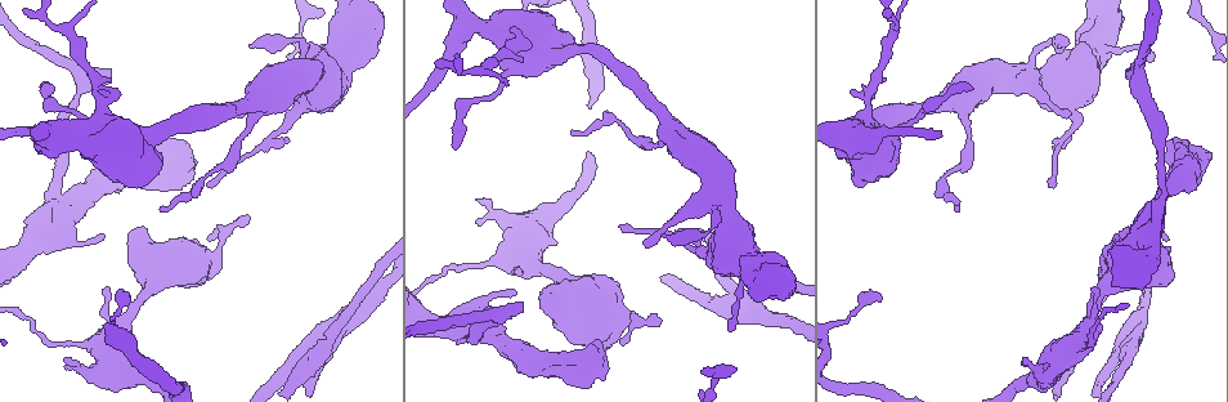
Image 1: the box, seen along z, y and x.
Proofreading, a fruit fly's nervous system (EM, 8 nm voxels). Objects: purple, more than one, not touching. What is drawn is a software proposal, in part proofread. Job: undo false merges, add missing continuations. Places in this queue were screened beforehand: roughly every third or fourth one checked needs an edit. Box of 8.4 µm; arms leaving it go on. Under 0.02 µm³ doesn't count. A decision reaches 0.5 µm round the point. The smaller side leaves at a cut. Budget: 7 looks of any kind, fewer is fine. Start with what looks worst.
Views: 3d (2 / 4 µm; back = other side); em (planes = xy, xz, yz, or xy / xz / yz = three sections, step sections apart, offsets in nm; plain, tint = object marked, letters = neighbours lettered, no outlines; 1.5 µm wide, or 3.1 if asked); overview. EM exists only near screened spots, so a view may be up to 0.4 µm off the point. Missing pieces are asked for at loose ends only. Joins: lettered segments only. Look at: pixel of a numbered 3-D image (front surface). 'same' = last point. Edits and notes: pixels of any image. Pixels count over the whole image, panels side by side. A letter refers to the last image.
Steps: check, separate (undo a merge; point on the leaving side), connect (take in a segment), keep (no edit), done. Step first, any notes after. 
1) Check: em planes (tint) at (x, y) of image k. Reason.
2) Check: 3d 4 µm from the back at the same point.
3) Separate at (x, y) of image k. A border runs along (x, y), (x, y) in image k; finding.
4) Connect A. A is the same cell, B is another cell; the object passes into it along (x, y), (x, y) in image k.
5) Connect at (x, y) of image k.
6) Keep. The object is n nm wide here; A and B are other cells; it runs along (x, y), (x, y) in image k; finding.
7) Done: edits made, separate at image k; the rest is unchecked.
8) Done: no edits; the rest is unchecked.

Check: em yz step 4 (letters) at (1125, 76) of image 1.

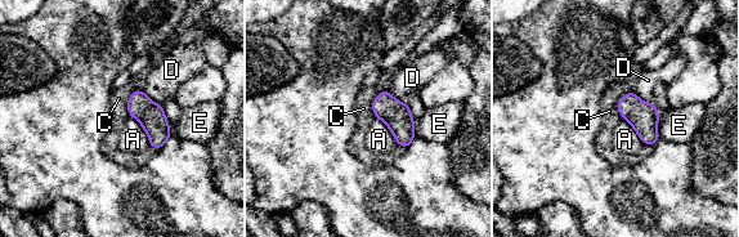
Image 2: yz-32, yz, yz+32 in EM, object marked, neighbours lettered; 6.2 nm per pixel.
Connect C. The longest contact is with A, 220 nm; C is the same cell, A, D and E are other cells; the neuron continues.

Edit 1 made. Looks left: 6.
Check: overview.

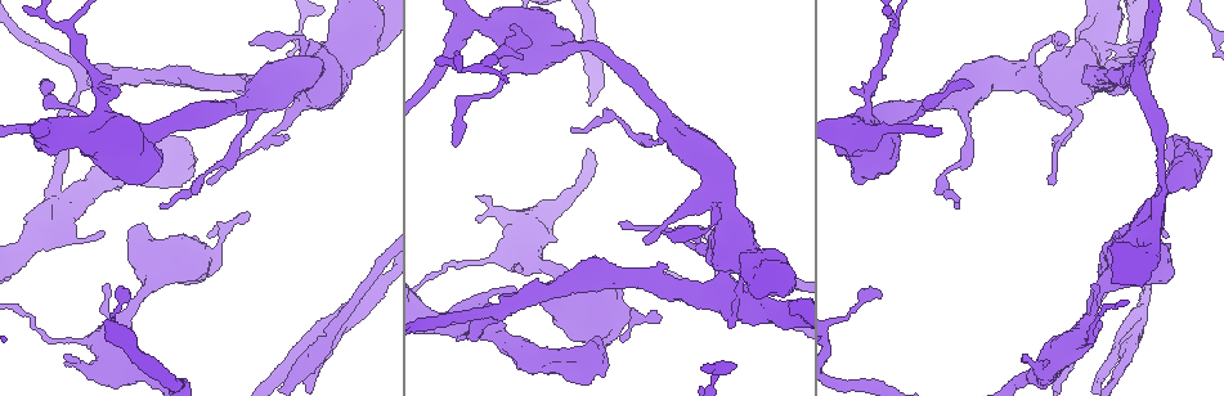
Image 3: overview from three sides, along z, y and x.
Check: 3d 4 µm from the back at (322, 335) of image 3. Arms part here.

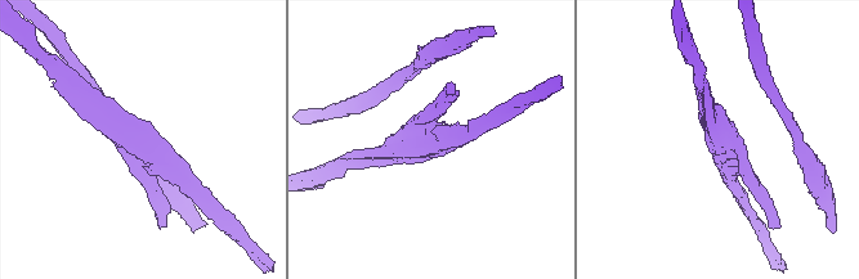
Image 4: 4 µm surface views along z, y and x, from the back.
Check: em yz step 8 (tint) at (431, 141) of image 4. 3 arms meet here; the arms are 200, 220, 280 nm wide.

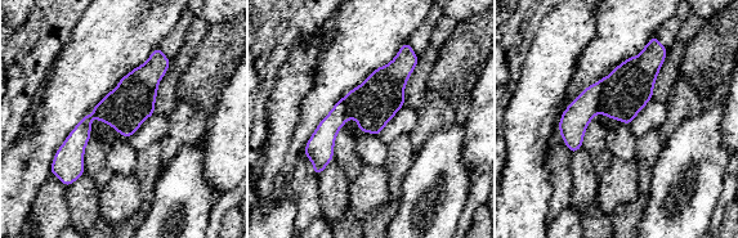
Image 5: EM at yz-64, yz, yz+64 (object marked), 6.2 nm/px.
Check: em yz step 8 (letters) at the same point. See the neighbours.

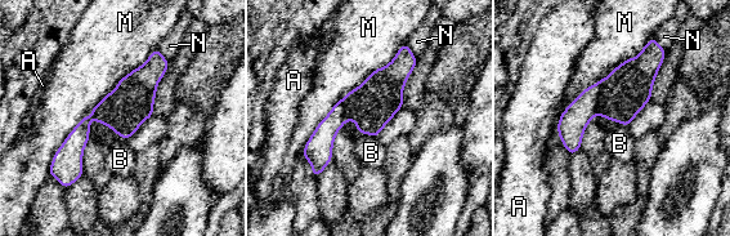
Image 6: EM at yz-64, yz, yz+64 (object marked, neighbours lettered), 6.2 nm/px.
Keep. A, B, M and N are other cells; it runs along (157, 54), (58, 157) in image 6; continuous, no second neuron.

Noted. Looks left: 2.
Check: em xy step 4 (letters) at (716, 194) of image 3. Narrows sharply.

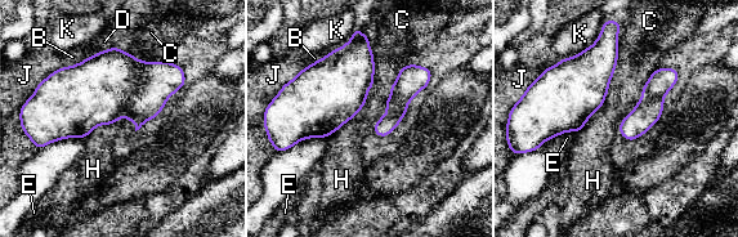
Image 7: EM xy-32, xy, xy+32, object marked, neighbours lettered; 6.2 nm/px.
Keep. The object is 440 nm wide here; B, C, D, E, H, J and K are other cells; all the same neuron.

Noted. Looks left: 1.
Done: edits made, connect at image 2; the rest is unchecked.

